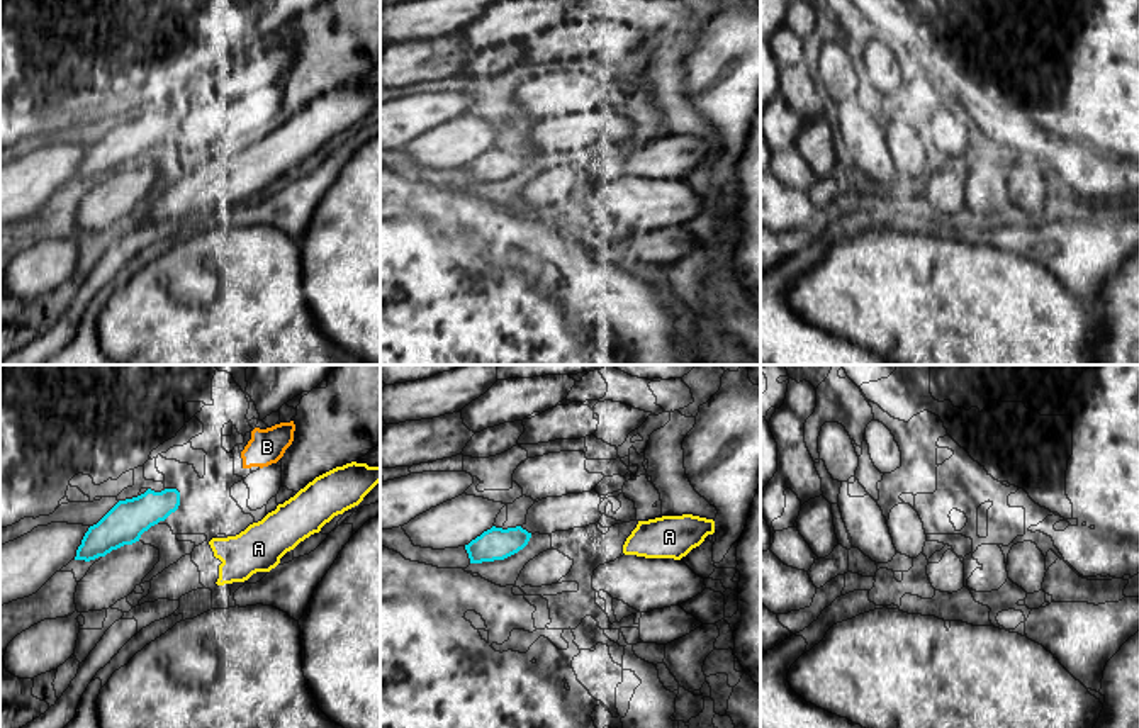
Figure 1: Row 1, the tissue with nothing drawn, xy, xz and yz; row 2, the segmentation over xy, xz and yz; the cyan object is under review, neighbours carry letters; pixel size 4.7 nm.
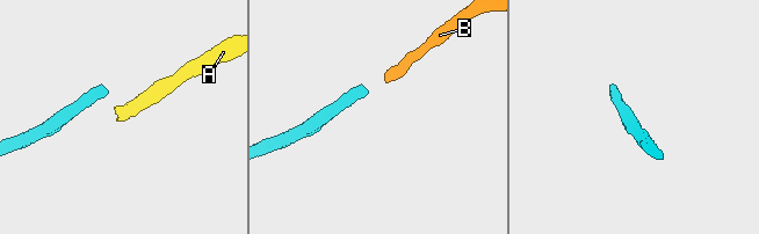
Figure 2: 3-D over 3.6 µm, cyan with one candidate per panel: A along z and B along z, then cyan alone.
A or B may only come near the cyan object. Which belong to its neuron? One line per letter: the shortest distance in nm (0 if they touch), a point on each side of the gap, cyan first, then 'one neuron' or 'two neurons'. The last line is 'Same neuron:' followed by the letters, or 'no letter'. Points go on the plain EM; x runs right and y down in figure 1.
A: 220 nm apart; from cyan across xy (177, 128), (211, 160); two neurons
B: 320 nm apart; from cyan across xy (179, 112), (243, 87); one neuron
Same neuron: B

